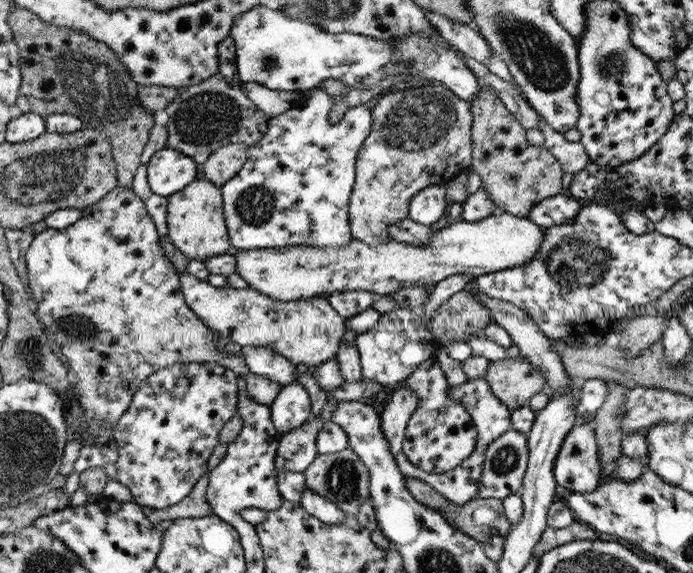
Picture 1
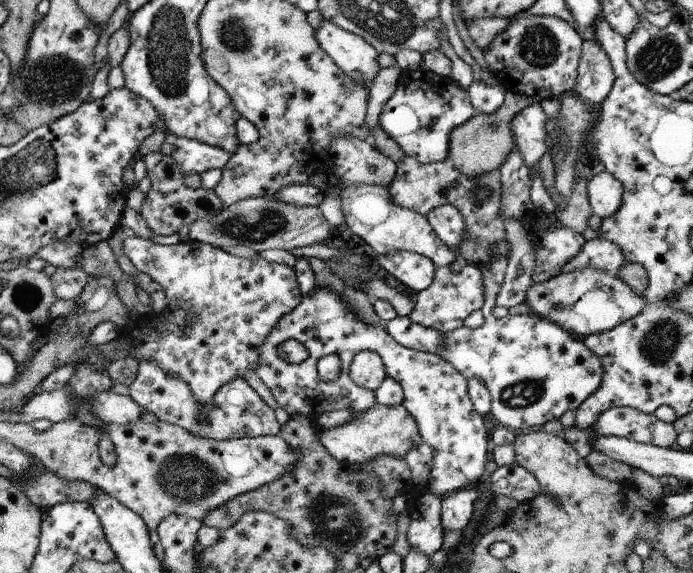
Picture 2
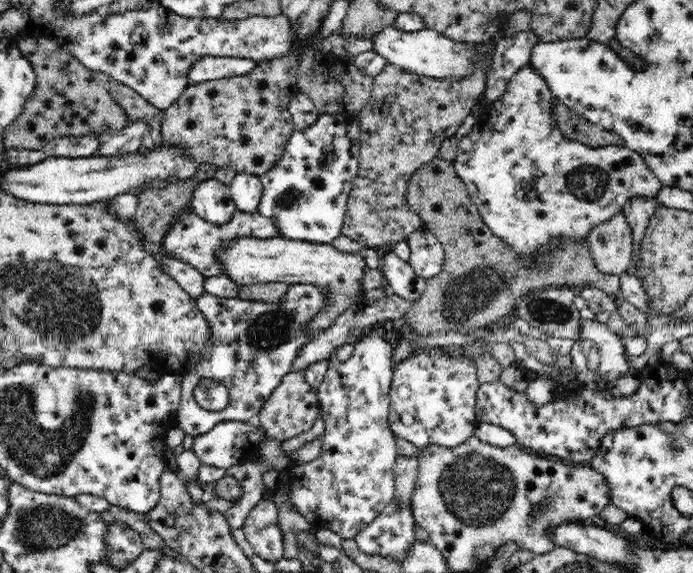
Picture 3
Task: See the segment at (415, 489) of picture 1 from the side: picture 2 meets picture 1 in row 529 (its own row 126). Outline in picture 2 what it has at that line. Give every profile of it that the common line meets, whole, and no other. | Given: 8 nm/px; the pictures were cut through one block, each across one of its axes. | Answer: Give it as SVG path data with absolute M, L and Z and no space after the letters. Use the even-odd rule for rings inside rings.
M506 90L504 104L494 114L476 113L466 124L451 130L448 157L451 158L454 168L466 178L470 178L470 180L478 178L478 176L482 176L486 172L499 171L515 145L515 140L510 130L510 122L518 112L522 112L523 108L530 106L534 102L536 101L530 97Z

